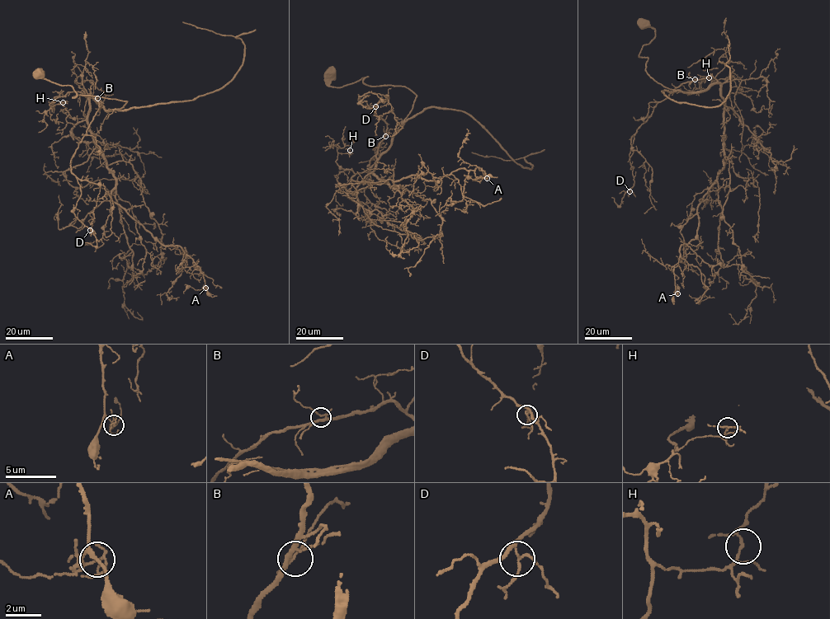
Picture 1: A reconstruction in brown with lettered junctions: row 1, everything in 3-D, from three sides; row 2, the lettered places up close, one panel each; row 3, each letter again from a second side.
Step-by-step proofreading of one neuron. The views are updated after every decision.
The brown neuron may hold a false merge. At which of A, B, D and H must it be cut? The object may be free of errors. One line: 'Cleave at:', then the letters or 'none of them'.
Cleave at: none of them

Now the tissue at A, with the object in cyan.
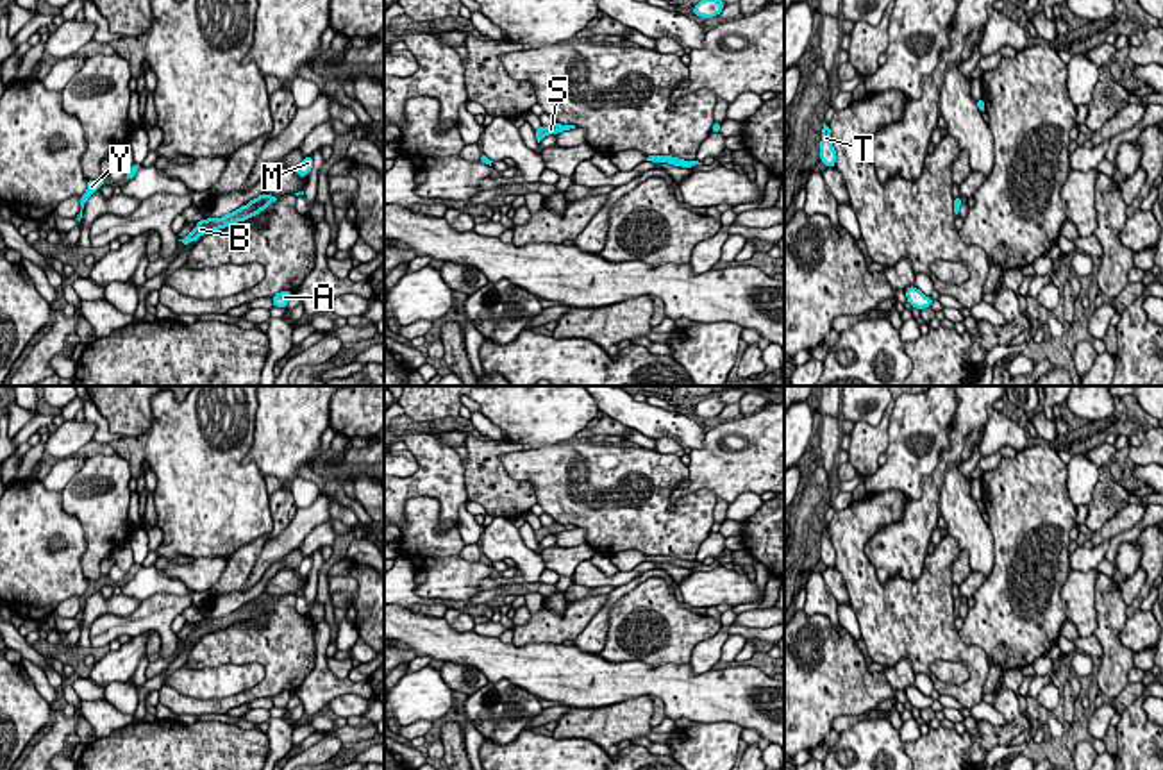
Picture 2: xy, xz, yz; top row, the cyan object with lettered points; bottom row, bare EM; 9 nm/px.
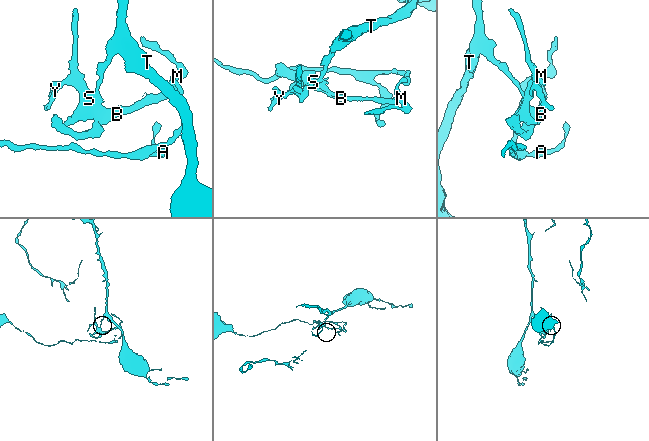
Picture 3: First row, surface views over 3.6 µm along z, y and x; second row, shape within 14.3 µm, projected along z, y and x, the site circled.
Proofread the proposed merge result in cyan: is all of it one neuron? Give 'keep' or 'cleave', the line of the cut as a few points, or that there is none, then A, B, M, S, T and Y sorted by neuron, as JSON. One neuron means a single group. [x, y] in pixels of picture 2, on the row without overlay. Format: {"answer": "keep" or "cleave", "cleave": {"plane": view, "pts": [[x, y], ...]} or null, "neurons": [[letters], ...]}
{"answer": "keep", "cleave": null, "neurons": [["A", "B", "M", "S", "T", "Y"]]}

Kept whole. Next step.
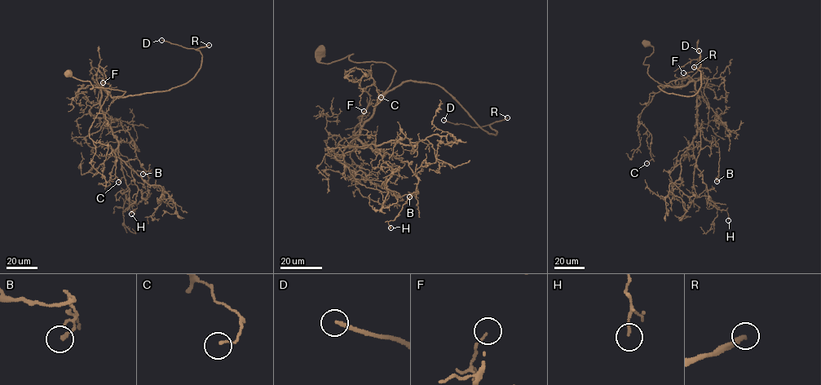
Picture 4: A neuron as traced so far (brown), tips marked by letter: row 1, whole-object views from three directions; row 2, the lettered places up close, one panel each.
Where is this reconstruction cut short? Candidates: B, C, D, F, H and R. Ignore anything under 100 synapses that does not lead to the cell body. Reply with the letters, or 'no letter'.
D, R

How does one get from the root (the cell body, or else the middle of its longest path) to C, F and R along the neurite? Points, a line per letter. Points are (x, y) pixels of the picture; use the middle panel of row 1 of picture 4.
C: (321, 51), (323, 63), (352, 54), (395, 70), (361, 126), (369, 95), (344, 72), (368, 70), (381, 97)
F: (321, 51), (323, 63), (352, 54), (355, 62), (386, 63), (395, 70), (373, 115), (361, 126), (364, 111)
R: (321, 51), (323, 63), (352, 54), (389, 64), (387, 90), (439, 85), (490, 134), (507, 117)

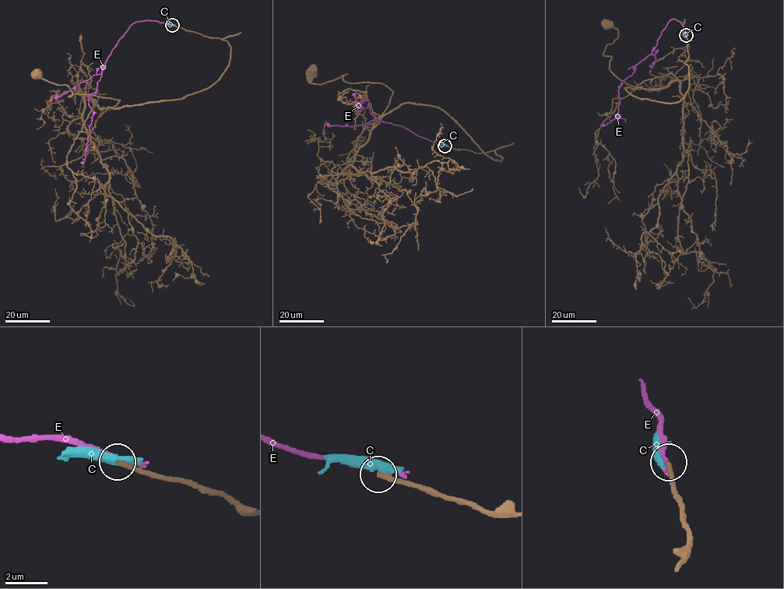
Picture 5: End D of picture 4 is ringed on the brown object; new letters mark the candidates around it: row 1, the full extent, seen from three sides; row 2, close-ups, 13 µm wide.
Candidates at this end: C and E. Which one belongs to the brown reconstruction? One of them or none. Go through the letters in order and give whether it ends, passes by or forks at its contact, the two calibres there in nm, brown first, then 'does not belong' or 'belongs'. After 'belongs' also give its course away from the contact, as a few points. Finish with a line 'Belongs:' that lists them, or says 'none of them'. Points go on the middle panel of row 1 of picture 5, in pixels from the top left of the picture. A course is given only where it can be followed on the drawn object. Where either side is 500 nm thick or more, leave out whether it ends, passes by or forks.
C: it ends there; 220 nm thick on the brown side, 460 nm on the other; does not belong
E: it ends there; 240 nm thick on the brown side, 280 nm on the other; does not belong
Belongs: none of them

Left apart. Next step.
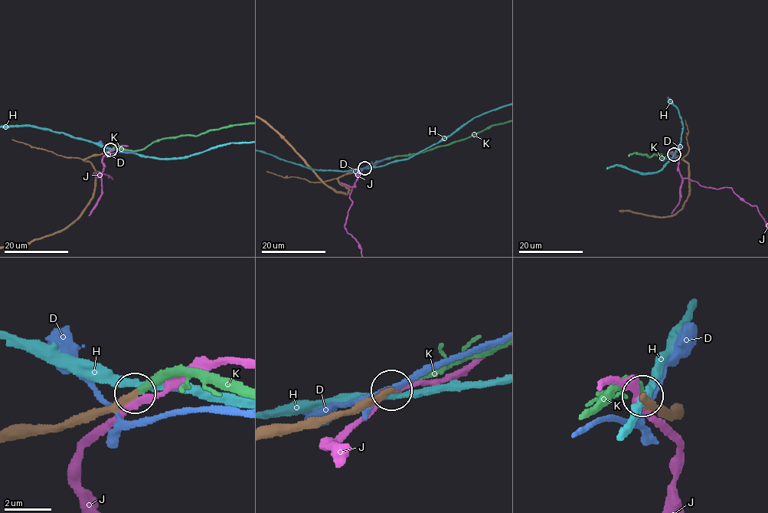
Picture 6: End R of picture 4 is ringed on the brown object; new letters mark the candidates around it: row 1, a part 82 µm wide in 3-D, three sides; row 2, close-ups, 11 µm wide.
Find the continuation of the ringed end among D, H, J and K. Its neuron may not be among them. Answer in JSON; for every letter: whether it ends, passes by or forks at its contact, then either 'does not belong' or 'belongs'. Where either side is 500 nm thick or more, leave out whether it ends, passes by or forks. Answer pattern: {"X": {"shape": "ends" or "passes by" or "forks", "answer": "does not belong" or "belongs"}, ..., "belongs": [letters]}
{"D": {"shape": "forks", "answer": "does not belong"}, "H": {"shape": "passes by", "answer": "does not belong"}, "J": {"shape": "passes by", "answer": "does not belong"}, "K": {"shape": "ends", "answer": "belongs"}, "belongs": ["K"]}

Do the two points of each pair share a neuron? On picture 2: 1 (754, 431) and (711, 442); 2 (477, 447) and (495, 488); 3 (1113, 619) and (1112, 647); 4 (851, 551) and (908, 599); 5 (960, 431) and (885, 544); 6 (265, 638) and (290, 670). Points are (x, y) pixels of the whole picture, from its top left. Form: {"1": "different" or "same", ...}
{"1": "same", "2": "same", "3": "same", "4": "same", "5": "same", "6": "same"}

